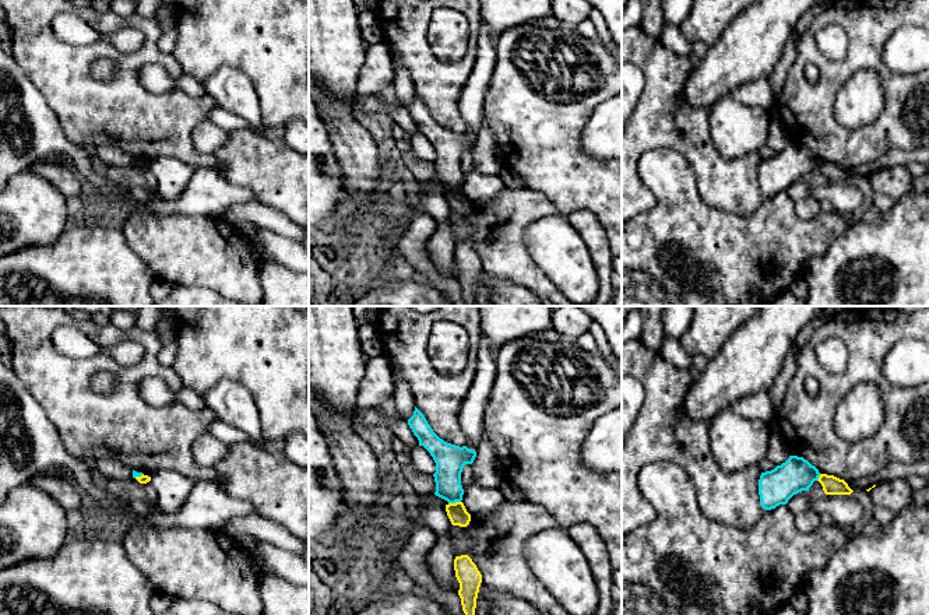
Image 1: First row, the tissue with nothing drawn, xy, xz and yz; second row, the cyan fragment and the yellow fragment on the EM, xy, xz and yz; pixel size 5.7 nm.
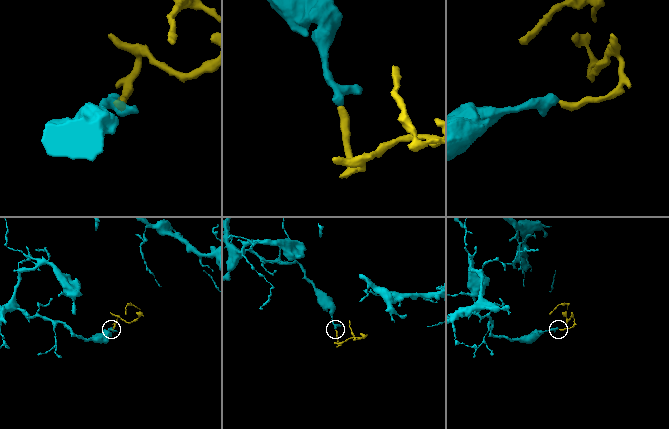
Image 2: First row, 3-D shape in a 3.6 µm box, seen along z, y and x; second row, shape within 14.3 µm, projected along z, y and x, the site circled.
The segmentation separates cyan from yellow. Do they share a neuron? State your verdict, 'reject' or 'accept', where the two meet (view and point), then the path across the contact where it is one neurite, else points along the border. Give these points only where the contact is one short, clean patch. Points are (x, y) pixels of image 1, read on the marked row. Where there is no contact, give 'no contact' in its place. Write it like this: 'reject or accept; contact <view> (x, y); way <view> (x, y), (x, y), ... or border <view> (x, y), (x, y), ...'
reject; contact xz (454, 502); border xz (460, 501), (449, 503)

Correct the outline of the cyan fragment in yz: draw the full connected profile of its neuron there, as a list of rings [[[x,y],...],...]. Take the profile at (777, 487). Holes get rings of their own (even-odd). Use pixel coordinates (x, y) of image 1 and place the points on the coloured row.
[[[789,456],[781,465],[777,465],[771,471],[761,472],[759,479],[761,507],[771,510],[780,505],[787,505],[793,495],[809,491],[819,477],[819,470],[807,460]]]

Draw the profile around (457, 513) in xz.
[[[462,502],[446,505],[446,512],[453,526],[467,527],[471,521],[471,514]]]

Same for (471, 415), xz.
[[[481,337],[478,368],[474,382],[465,396],[458,421],[467,435],[467,447],[478,450],[483,429],[483,411],[490,397],[496,377],[496,352],[486,337]]]

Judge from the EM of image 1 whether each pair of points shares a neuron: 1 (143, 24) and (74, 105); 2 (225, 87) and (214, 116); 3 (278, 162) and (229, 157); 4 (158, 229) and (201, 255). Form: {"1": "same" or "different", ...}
{"1": "same", "2": "different", "3": "same", "4": "same"}

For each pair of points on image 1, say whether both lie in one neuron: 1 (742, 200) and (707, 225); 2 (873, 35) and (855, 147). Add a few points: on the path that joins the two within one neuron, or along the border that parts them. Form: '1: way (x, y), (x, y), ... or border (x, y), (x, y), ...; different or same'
1: border (699, 193), (736, 214), (759, 207); different
2: way (878, 64), (893, 83), (893, 115), (884, 123); same

